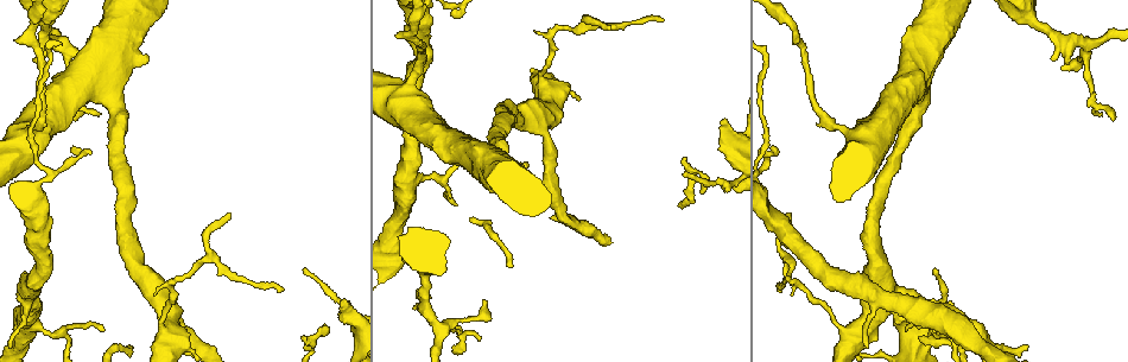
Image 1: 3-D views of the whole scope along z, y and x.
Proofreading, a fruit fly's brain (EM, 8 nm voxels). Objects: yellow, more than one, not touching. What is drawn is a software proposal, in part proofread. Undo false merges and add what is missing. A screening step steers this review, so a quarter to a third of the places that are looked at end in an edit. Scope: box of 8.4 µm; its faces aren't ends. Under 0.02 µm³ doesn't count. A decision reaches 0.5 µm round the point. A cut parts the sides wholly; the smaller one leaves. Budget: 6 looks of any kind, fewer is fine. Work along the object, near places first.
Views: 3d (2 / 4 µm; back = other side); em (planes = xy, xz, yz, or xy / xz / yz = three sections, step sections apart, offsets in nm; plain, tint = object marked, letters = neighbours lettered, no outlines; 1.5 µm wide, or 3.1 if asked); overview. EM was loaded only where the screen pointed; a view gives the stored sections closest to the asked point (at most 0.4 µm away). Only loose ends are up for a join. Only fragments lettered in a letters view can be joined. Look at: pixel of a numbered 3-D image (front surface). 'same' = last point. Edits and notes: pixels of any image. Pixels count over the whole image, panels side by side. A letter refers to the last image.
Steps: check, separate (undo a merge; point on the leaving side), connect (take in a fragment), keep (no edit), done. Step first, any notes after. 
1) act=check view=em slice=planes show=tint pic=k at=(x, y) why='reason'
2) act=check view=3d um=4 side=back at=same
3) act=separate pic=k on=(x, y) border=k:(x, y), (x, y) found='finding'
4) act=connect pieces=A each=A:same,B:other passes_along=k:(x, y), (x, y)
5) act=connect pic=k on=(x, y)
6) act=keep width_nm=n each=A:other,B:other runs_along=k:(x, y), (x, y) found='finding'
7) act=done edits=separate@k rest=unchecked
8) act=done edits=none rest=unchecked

act=check view=3d um=4 pic=1 at=(526, 166) why='stops while still wide'

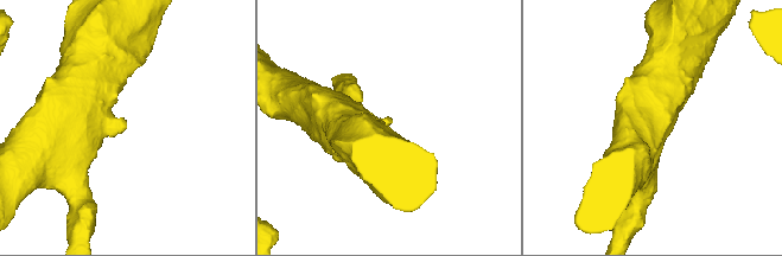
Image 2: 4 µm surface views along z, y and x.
act=check view=em slice=planes show=letters pic=2 at=(124, 125)

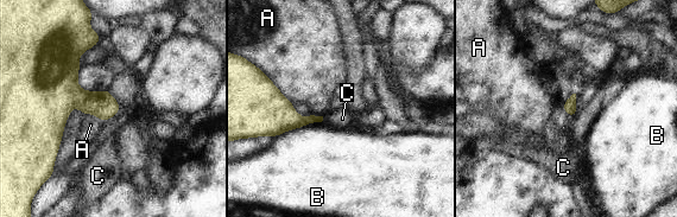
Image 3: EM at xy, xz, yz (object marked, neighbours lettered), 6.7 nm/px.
act=keep each=A:other,B:other,C:other border=3:(269, 77), (278, 90), (292, 102) found='no lettered fragment goes on from it'

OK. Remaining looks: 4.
act=check view=em slice=yz step=8 show=tint pic=1 at=(303, 271) why='tapers out'

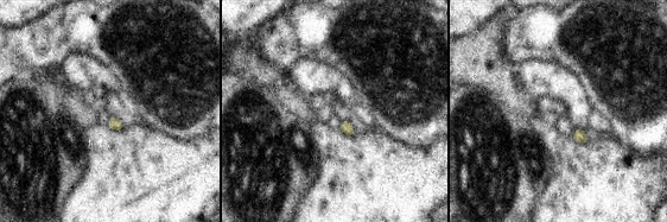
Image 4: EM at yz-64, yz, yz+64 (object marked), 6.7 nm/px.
act=check view=em slice=planes show=letters at=same

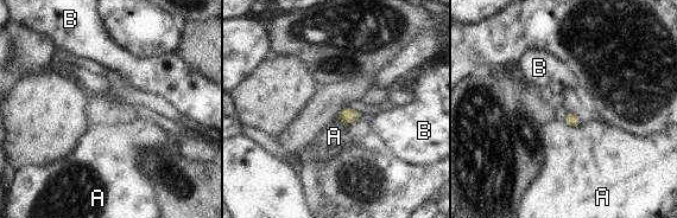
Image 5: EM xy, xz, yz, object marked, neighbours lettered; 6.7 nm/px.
act=keep longest_contact=A:130nm each=A:other,B:other border=5:(564, 121), (575, 127), (582, 123) found='none of them fits'

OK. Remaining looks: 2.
act=check view=em slice=xz step=8 show=letters pic=1 at=(905, 331) why='branch stops here'

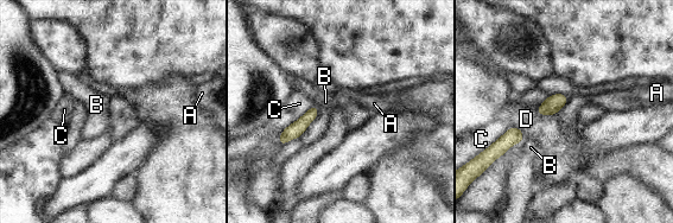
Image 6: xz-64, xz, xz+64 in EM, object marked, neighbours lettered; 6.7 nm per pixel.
act=keep width_nm=100 each=A:other,B:other,C:other,D:other border=6:(312, 104), (299, 118), (281, 129) found='no lettered fragment goes on from it'

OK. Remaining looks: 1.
act=done edits=none rest=unchecked

